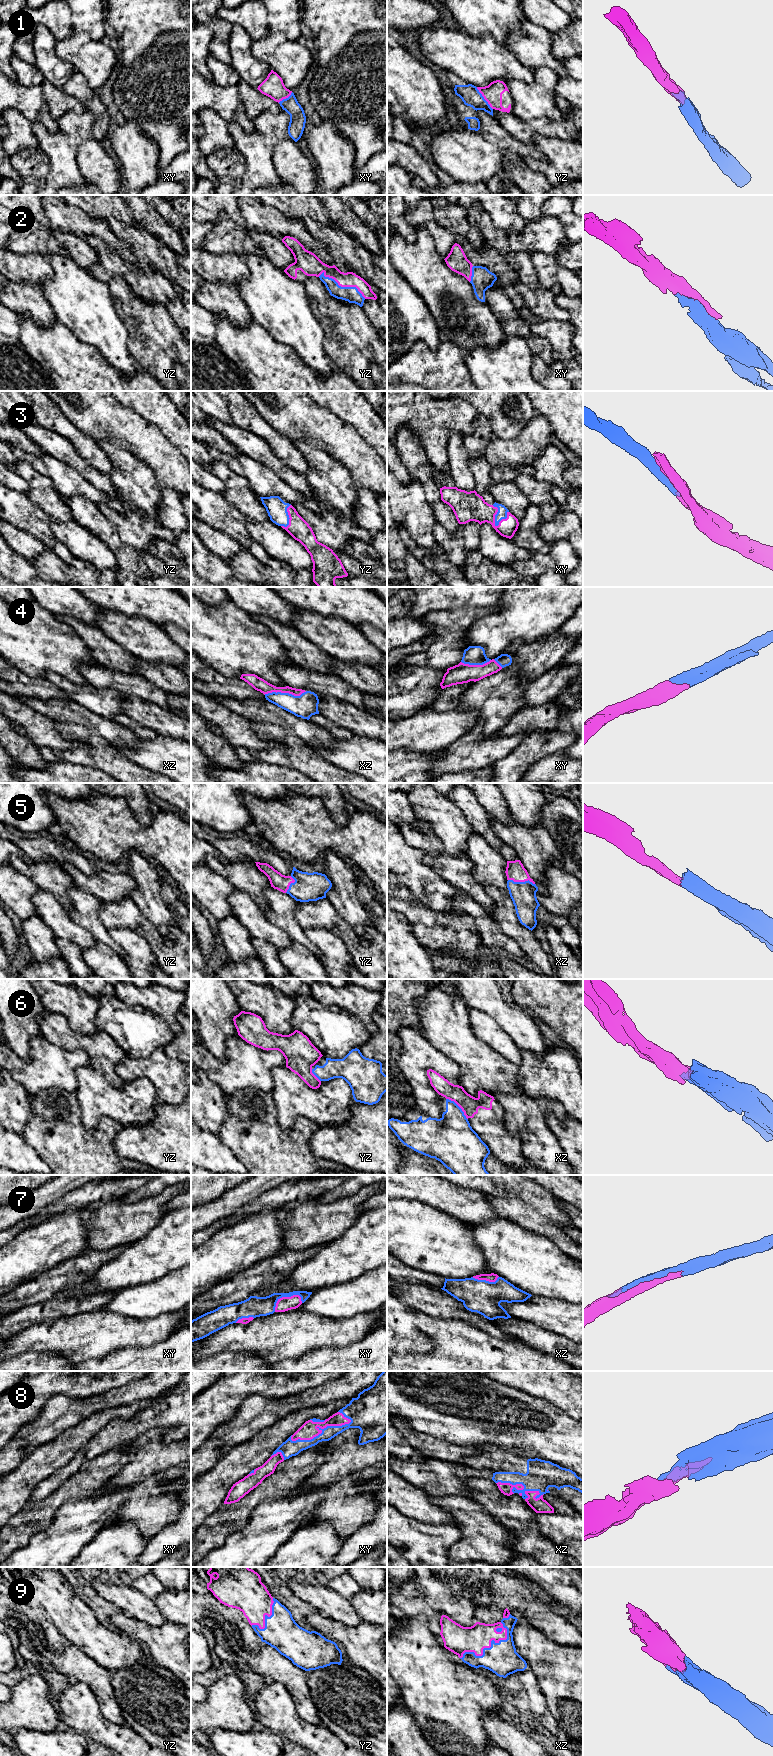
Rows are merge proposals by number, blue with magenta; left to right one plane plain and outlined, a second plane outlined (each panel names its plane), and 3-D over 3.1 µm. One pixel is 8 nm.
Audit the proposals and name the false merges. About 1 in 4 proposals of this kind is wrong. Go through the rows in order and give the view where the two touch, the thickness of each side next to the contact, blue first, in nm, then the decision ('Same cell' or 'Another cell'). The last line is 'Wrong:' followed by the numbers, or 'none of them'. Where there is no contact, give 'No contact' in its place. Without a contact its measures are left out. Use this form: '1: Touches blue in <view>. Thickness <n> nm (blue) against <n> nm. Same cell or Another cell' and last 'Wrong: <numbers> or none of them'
1: Touches blue in yz. Thickness 160 nm (blue) against 150 nm. Same cell
2: Touches blue in yz. Thickness 130 nm (blue) against 120 nm. Same cell
3: Touches blue in xy. Thickness 80 nm (blue) against 240 nm. Same cell
4: Touches blue in xz. Thickness 190 nm (blue) against 110 nm. Same cell
5: Touches blue in xz. Thickness 200 nm (blue) against 150 nm. Same cell
6: Touches blue in xz. Thickness 360 nm (blue) against 140 nm. Another cell
7: Touches blue in xy. Thickness 160 nm (blue) against 120 nm. Same cell
8: Touches blue in xy. Thickness 110 nm (blue) against 140 nm. Same cell
9: Touches blue in xz. Thickness 260 nm (blue) against 220 nm. Same cell
Wrong: 6

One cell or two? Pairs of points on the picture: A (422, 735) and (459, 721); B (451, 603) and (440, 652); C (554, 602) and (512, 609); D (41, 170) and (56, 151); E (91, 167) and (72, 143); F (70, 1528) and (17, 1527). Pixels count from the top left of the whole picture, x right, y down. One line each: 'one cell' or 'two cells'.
A: one cell
B: two cells
C: one cell
D: two cells
E: two cells
F: two cells

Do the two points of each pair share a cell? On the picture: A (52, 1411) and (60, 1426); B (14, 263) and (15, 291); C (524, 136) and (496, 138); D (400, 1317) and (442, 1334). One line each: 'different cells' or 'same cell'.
A: same cell
B: different cells
C: different cells
D: different cells

